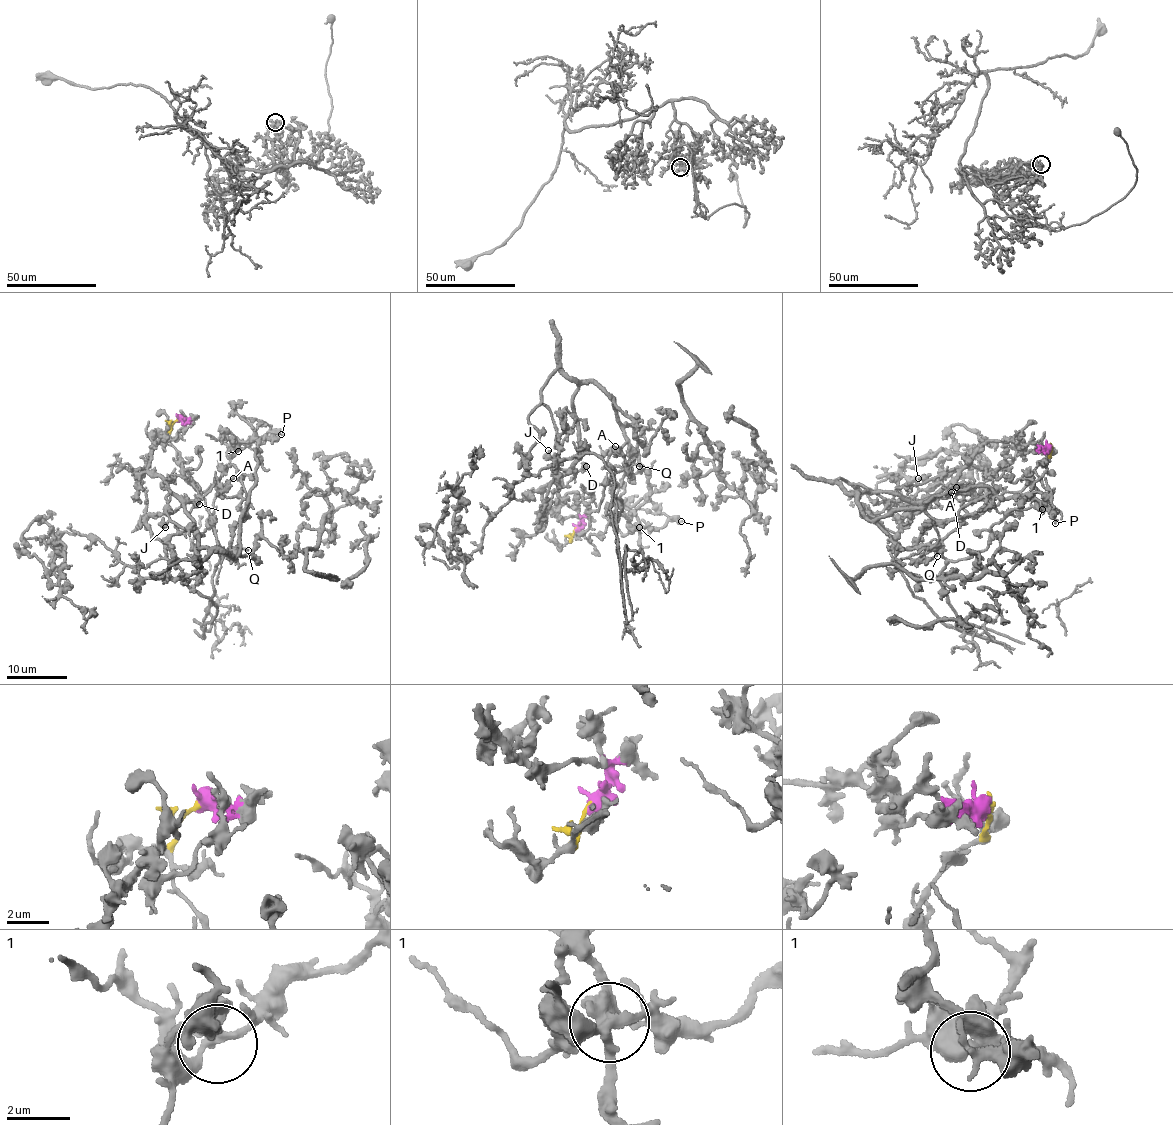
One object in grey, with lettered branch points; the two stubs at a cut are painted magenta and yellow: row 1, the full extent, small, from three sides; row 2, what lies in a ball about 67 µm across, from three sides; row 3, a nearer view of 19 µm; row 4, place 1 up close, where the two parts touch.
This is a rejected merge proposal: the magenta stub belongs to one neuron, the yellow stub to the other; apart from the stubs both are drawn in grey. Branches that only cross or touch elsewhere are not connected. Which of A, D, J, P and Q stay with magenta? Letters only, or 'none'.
A, D, J

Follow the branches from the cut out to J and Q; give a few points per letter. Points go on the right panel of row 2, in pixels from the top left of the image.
J: (1048, 448), (1026, 453), (1024, 445), (990, 442), (982, 444), (965, 465), (930, 478), (917, 478)
Q: (1048, 448), (1047, 457), (1021, 490), (1003, 492), (997, 504), (965, 517), (941, 538), (937, 556)

